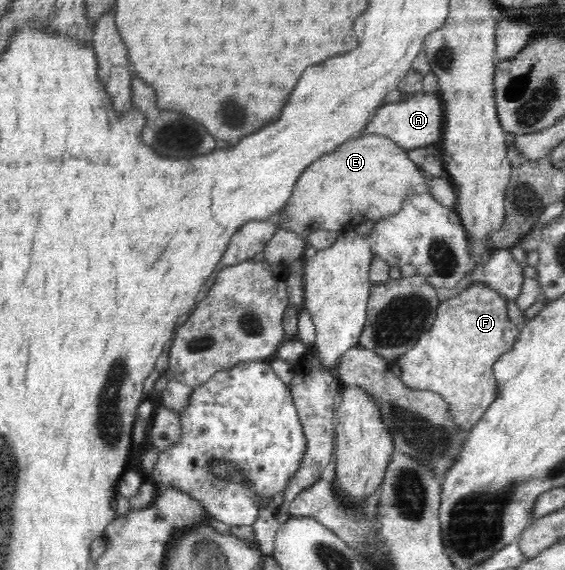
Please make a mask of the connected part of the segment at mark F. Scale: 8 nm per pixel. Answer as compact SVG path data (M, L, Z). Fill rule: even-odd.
M480 279L454 298L442 300L429 331L406 354L390 362L390 375L398 377L408 388L437 392L450 409L454 426L469 432L498 397L493 365L521 335L521 330L508 317L507 303Z

